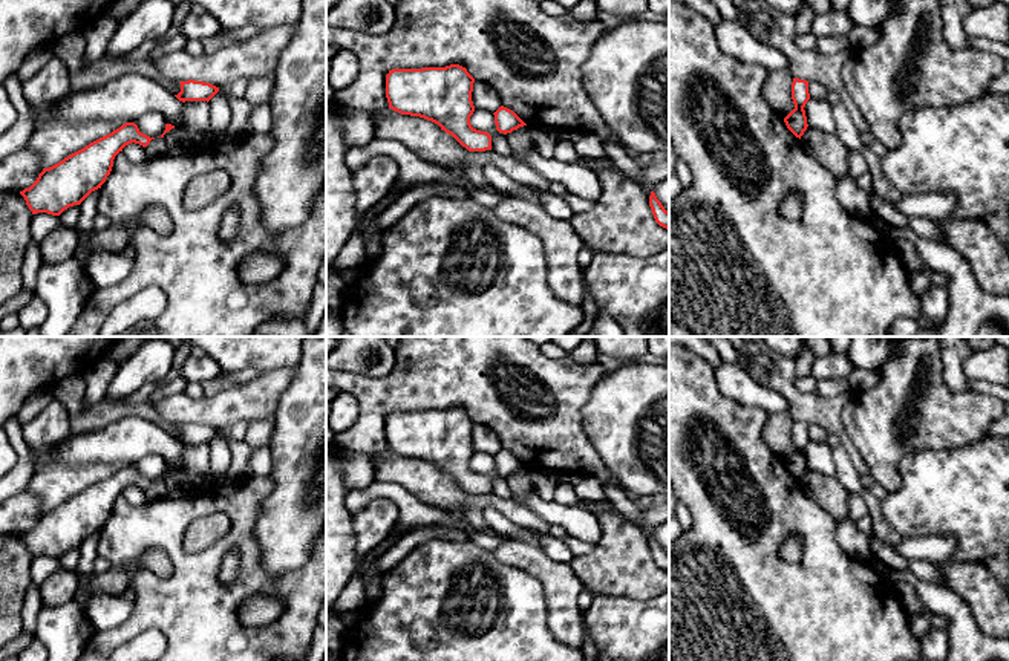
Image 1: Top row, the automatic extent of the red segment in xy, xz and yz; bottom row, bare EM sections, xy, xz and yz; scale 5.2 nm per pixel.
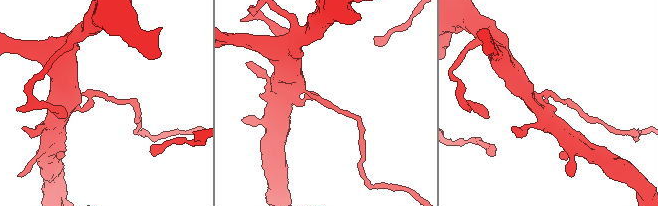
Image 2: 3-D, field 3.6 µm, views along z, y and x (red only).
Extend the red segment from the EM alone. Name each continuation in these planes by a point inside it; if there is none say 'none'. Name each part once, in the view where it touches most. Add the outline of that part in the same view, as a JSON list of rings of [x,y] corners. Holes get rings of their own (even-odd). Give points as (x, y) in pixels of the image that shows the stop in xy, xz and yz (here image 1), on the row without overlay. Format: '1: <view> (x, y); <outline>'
none

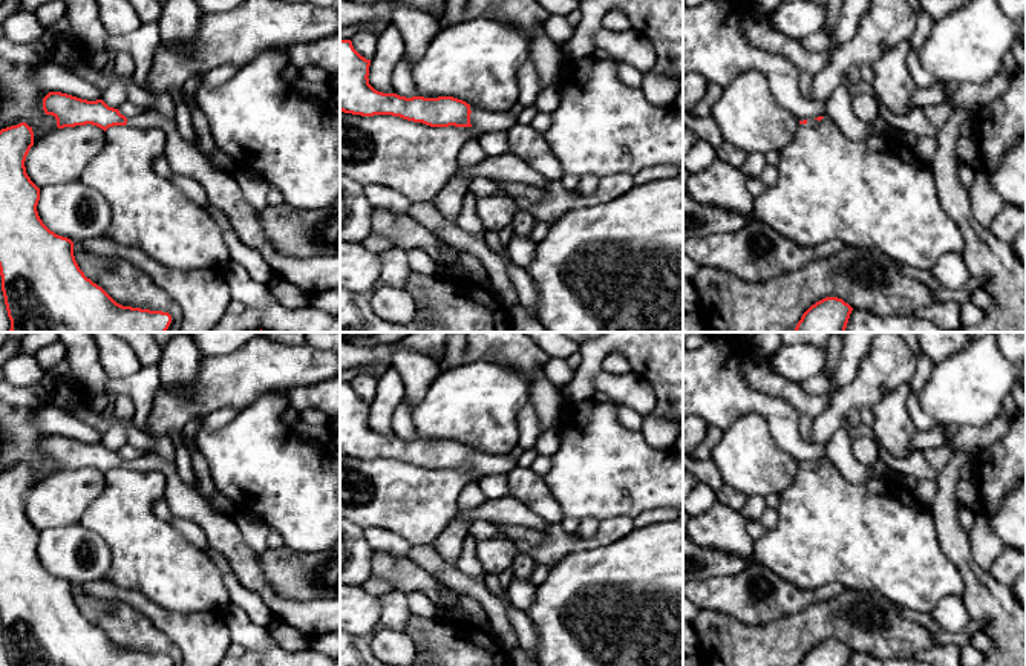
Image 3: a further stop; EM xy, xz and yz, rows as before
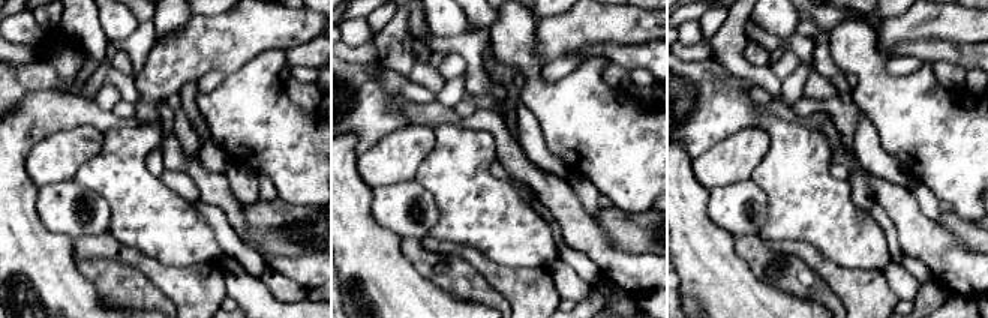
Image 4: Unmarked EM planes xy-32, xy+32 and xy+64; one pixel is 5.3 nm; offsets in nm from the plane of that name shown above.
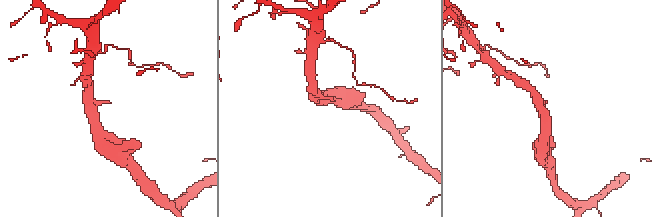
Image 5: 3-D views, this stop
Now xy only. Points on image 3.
1: xy (316, 617); [[[145,452],[127,461],[127,468],[156,470],[165,478],[164,498],[175,514],[199,525],[208,547],[221,553],[239,583],[254,591],[279,619],[308,637],[337,634],[340,631],[340,599],[294,600],[277,596],[268,585],[254,550],[242,537],[233,516],[214,511],[210,504],[178,475],[176,465],[159,453]]]

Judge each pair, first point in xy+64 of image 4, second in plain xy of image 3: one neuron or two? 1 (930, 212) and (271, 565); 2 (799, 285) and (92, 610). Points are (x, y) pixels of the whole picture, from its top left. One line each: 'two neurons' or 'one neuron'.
1: two neurons
2: one neuron

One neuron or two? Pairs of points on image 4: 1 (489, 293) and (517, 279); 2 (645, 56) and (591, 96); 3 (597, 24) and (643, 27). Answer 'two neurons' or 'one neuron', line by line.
1: two neurons
2: two neurons
3: one neuron

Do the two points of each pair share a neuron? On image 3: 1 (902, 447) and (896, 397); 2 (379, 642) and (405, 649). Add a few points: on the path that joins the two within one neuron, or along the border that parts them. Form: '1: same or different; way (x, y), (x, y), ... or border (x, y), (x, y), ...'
1: same; way (896, 435), (896, 409)
2: same; way (385, 645), (398, 649)

